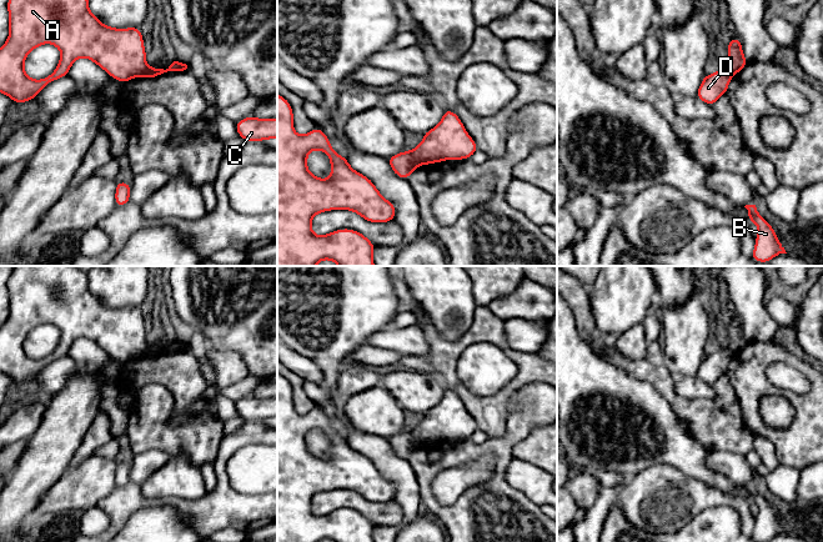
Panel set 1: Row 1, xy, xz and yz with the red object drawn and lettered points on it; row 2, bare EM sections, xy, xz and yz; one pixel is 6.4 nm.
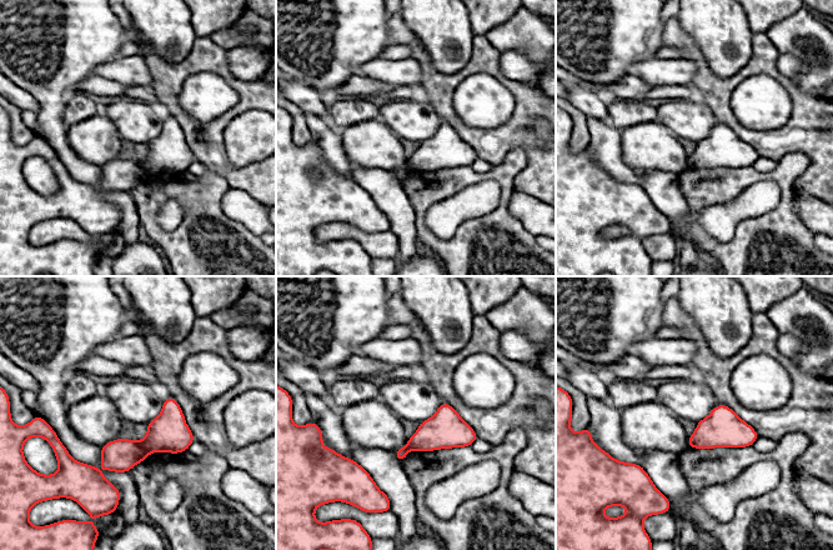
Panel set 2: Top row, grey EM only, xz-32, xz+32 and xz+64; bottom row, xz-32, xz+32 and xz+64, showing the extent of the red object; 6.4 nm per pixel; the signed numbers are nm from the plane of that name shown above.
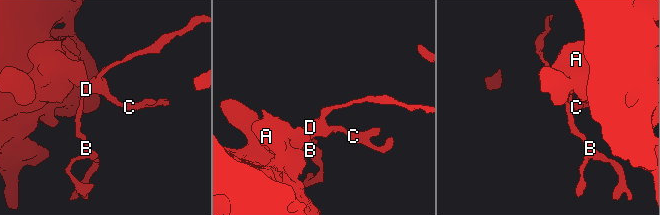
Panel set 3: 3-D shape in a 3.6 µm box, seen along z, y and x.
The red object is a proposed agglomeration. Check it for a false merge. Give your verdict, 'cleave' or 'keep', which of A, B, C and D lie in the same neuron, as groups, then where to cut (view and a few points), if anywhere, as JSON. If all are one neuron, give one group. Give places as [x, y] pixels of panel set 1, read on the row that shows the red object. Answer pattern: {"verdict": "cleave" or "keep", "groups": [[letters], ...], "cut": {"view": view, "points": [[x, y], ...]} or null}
{"verdict": "cleave", "groups": [["A"], ["B", "C", "D"]], "cut": {"view": "xz", "points": [[410, 151], [427, 164]]}}

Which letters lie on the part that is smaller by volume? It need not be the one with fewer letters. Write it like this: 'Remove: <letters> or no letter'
Remove: B, C, D

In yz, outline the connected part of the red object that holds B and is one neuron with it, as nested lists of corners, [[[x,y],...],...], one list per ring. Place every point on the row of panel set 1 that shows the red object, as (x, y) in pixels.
[[[746,205],[744,207],[748,210],[748,221],[758,226],[758,235],[751,257],[756,262],[771,262],[777,255],[787,254],[778,241],[774,229],[759,215],[756,205]]]

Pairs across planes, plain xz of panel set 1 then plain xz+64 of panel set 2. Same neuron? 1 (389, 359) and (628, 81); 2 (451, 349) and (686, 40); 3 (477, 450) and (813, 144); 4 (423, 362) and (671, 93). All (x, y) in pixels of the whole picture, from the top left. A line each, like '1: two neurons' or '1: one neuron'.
1: one neuron
2: one neuron
3: two neurons
4: one neuron

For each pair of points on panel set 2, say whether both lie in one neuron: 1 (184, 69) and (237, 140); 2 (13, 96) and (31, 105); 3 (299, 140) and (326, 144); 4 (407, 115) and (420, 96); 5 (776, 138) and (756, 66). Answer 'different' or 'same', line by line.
1: different
2: same
3: different
4: different
5: same

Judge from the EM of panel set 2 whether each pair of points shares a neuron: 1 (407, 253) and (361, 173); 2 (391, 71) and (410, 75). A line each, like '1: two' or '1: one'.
1: one
2: one

